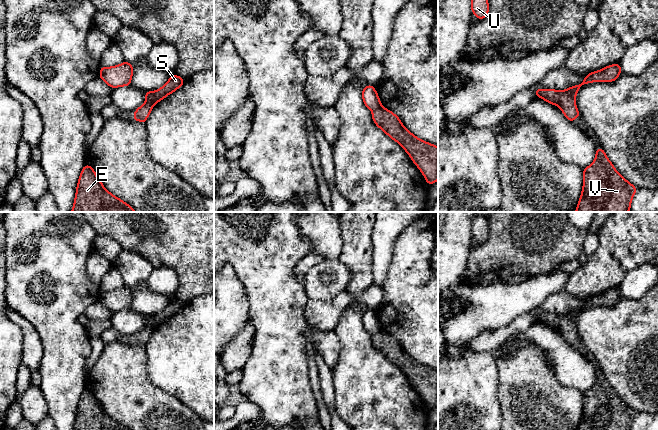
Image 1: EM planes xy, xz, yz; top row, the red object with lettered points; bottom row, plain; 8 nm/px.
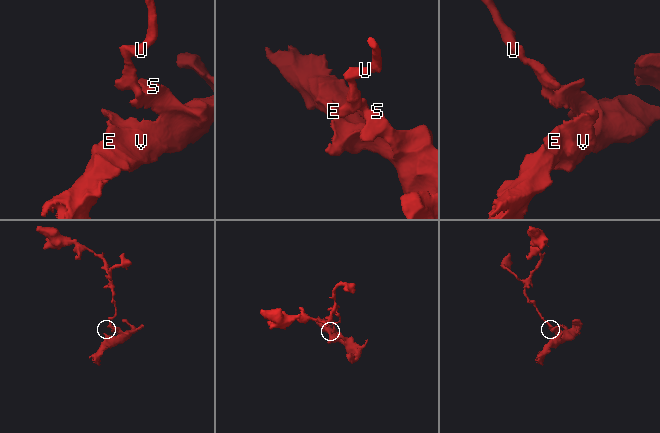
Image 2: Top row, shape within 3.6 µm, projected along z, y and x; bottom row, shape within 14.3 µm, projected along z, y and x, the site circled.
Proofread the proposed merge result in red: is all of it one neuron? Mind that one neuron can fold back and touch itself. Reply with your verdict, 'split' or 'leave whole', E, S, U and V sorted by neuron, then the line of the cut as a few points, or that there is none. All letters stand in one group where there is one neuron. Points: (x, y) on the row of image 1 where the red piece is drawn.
split; E S V / U; cut in yz along (559, 92), (556, 104)

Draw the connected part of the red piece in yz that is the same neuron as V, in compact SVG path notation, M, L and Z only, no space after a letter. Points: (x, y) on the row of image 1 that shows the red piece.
M597 148L593 163L583 169L583 189L575 212L629 212L637 189L618 173L603 148Z

